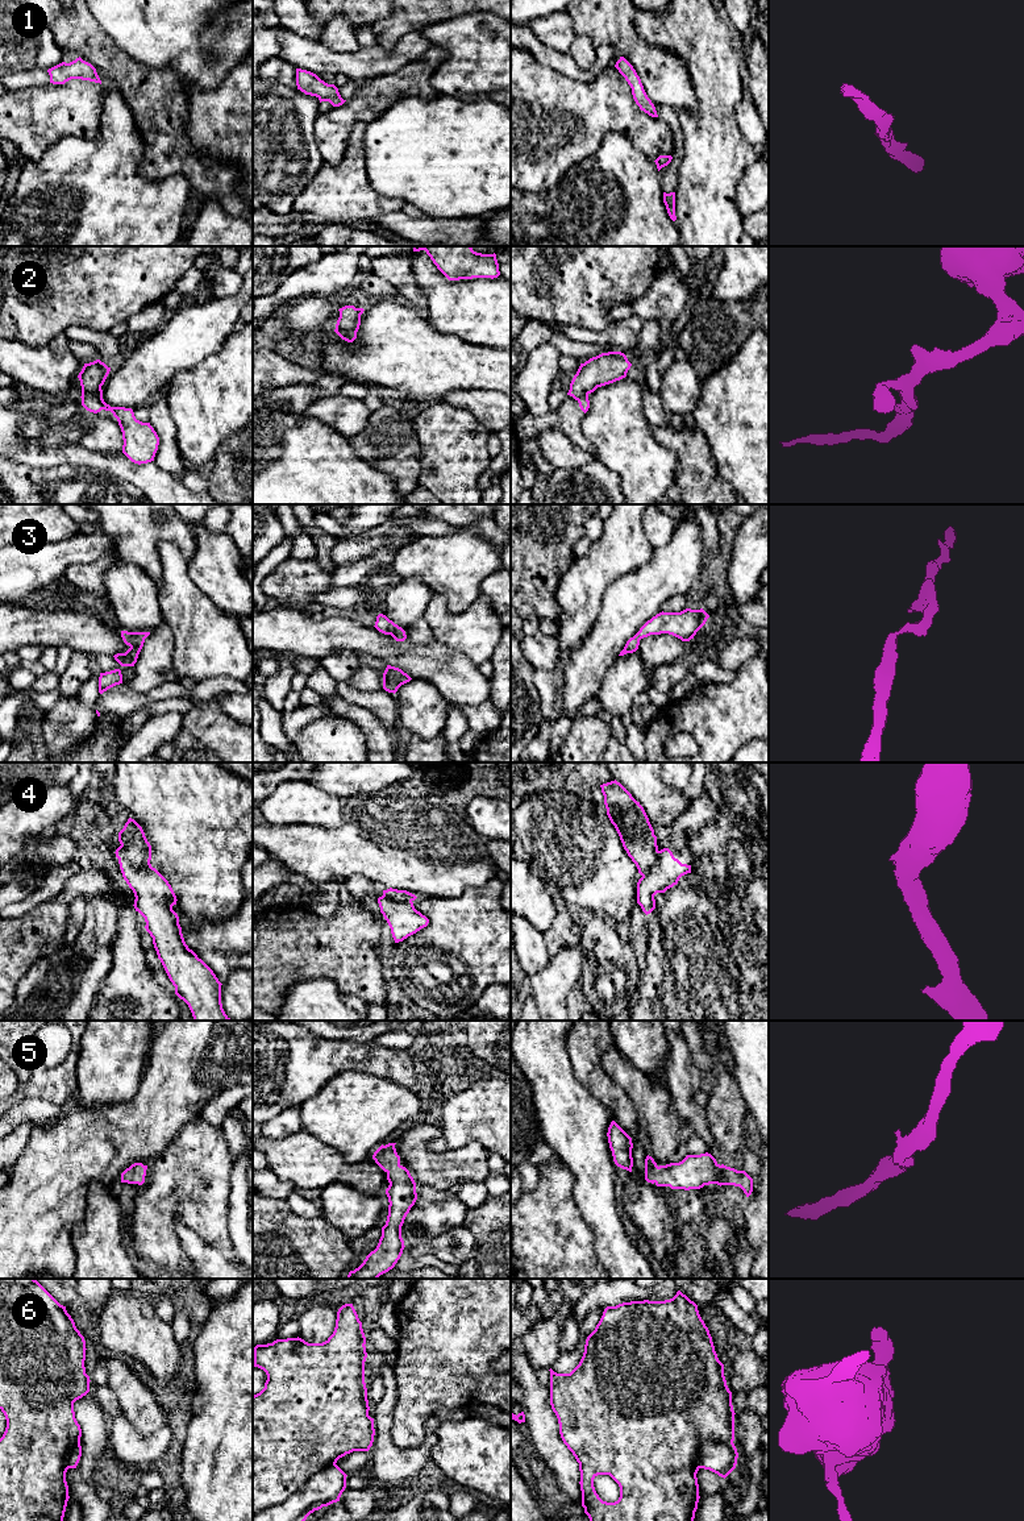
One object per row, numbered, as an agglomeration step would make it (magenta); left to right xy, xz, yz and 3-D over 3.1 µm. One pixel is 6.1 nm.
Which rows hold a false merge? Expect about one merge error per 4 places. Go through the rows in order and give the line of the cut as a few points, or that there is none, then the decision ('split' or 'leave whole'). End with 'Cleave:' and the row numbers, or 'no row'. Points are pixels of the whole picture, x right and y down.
1: no cut; leave whole
2: no cut; leave whole
3: no cut; leave whole
4: cut in xy along (119, 859), (127, 859), (136, 865), (150, 865); split
5: no cut; leave whole
6: cut in xz along (334, 1463), (315, 1472), (284, 1501), (265, 1508), (253, 1516); split
Cleave: 4, 6

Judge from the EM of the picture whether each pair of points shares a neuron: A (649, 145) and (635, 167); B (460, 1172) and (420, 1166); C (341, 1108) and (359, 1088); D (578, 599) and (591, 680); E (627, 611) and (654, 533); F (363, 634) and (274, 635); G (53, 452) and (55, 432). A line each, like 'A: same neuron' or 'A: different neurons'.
A: different neurons
B: same neuron
C: same neuron
D: different neurons
E: different neurons
F: same neuron
G: different neurons

